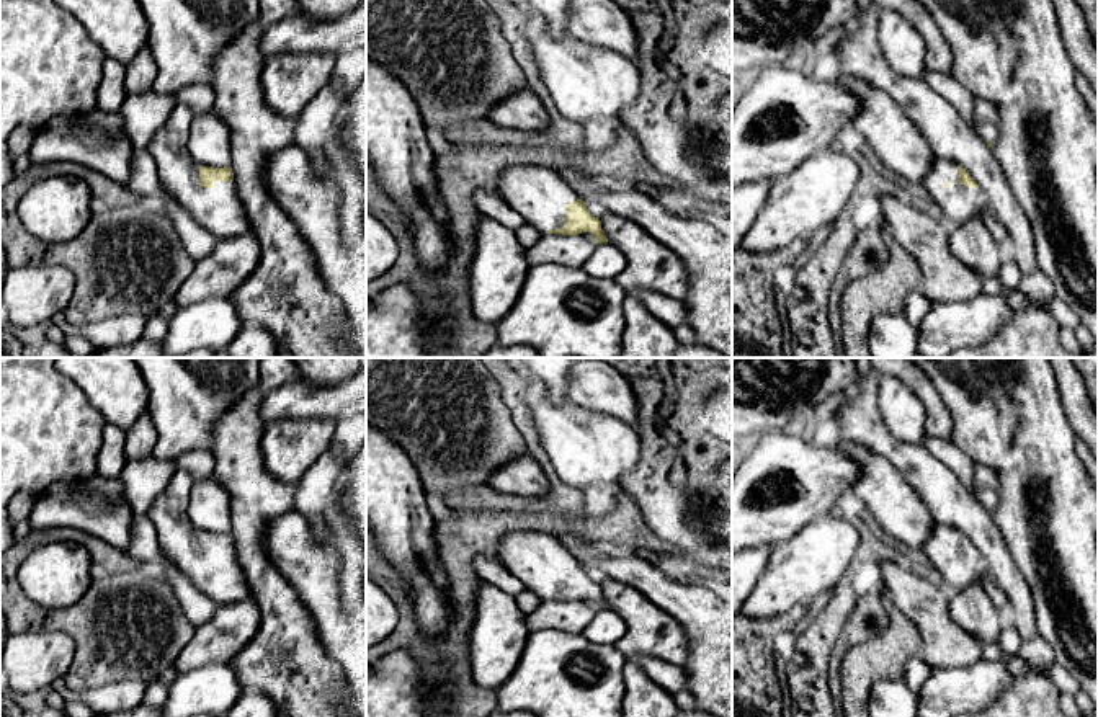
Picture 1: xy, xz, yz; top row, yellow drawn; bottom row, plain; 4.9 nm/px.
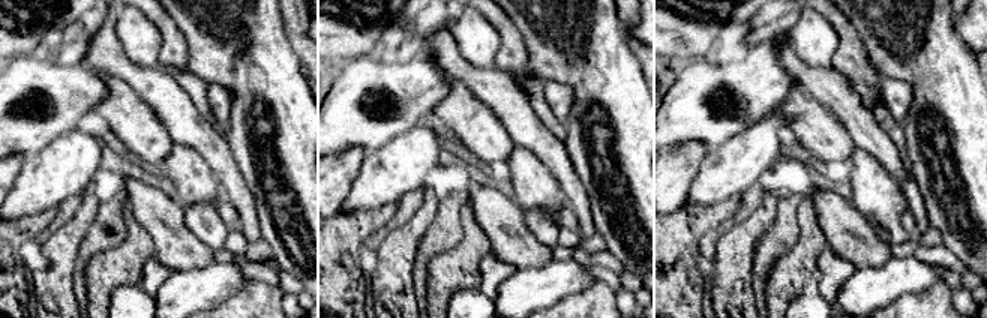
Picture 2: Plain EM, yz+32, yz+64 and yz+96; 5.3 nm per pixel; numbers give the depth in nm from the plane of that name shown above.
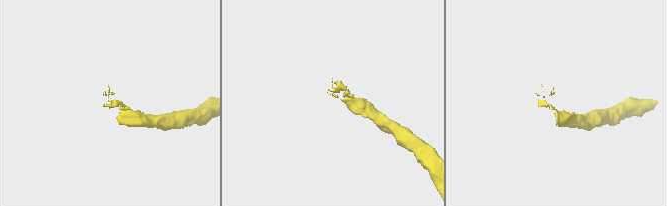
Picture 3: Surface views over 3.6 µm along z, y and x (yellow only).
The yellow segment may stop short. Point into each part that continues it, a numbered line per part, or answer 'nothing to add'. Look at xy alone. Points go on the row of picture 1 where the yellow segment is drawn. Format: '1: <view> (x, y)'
1: xy (219, 209)

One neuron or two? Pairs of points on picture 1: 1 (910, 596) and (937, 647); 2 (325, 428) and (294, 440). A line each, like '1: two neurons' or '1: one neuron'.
1: one neuron
2: one neuron

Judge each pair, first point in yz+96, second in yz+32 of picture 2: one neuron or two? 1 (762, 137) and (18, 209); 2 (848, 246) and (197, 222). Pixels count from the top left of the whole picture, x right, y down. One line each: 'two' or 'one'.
1: one
2: two

